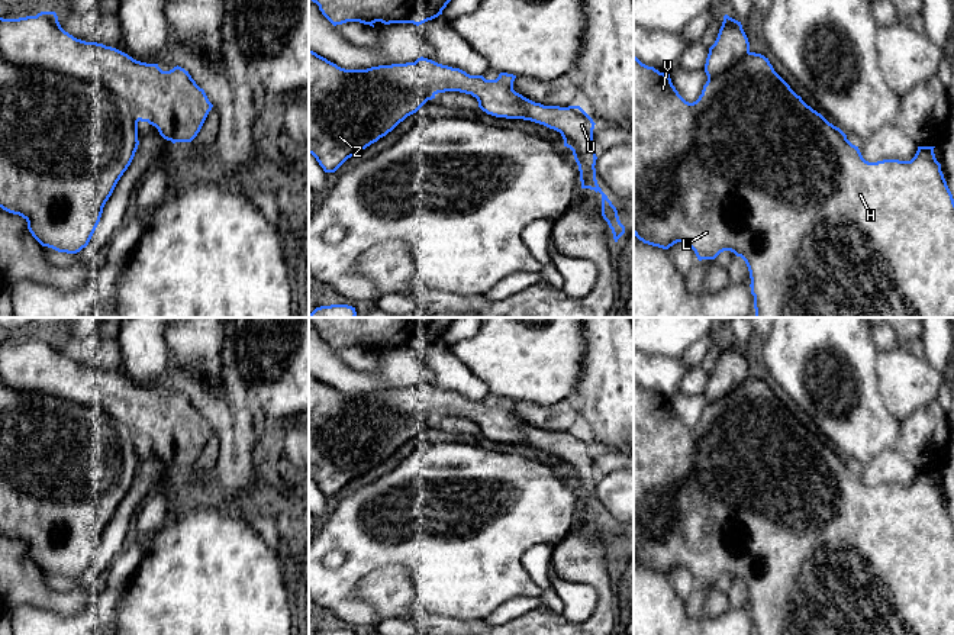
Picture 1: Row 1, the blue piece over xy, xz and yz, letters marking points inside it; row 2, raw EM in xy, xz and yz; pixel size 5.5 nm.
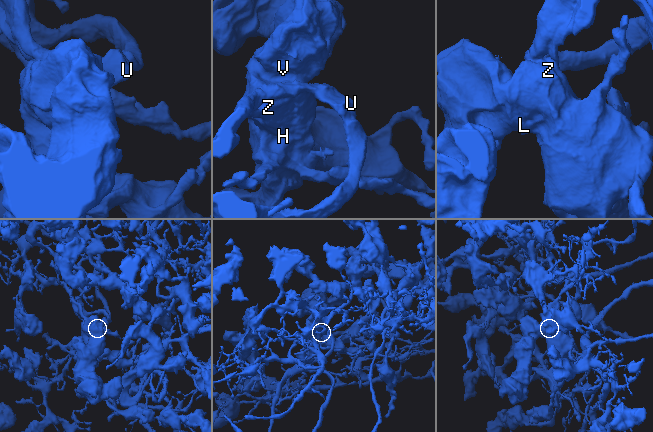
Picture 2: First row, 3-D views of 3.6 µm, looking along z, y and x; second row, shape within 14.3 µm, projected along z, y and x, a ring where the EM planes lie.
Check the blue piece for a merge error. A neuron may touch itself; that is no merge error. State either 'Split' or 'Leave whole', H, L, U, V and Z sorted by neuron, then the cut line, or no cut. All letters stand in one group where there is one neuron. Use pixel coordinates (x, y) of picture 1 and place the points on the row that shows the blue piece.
Leave whole. Groups: H L U V Z. No split

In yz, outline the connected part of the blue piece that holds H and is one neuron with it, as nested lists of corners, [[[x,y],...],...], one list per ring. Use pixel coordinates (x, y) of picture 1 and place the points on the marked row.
[[[728,14],[709,48],[705,72],[708,81],[702,94],[689,103],[673,86],[670,74],[642,64],[634,55],[634,235],[639,241],[663,249],[684,242],[699,261],[715,260],[723,251],[741,257],[750,271],[755,318],[954,318],[954,199],[935,158],[935,146],[918,146],[911,161],[866,161],[839,128],[790,88],[768,58],[750,51],[741,22]]]

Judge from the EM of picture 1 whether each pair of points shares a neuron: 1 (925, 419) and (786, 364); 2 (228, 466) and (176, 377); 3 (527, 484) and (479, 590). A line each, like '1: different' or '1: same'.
1: same
2: same
3: same

